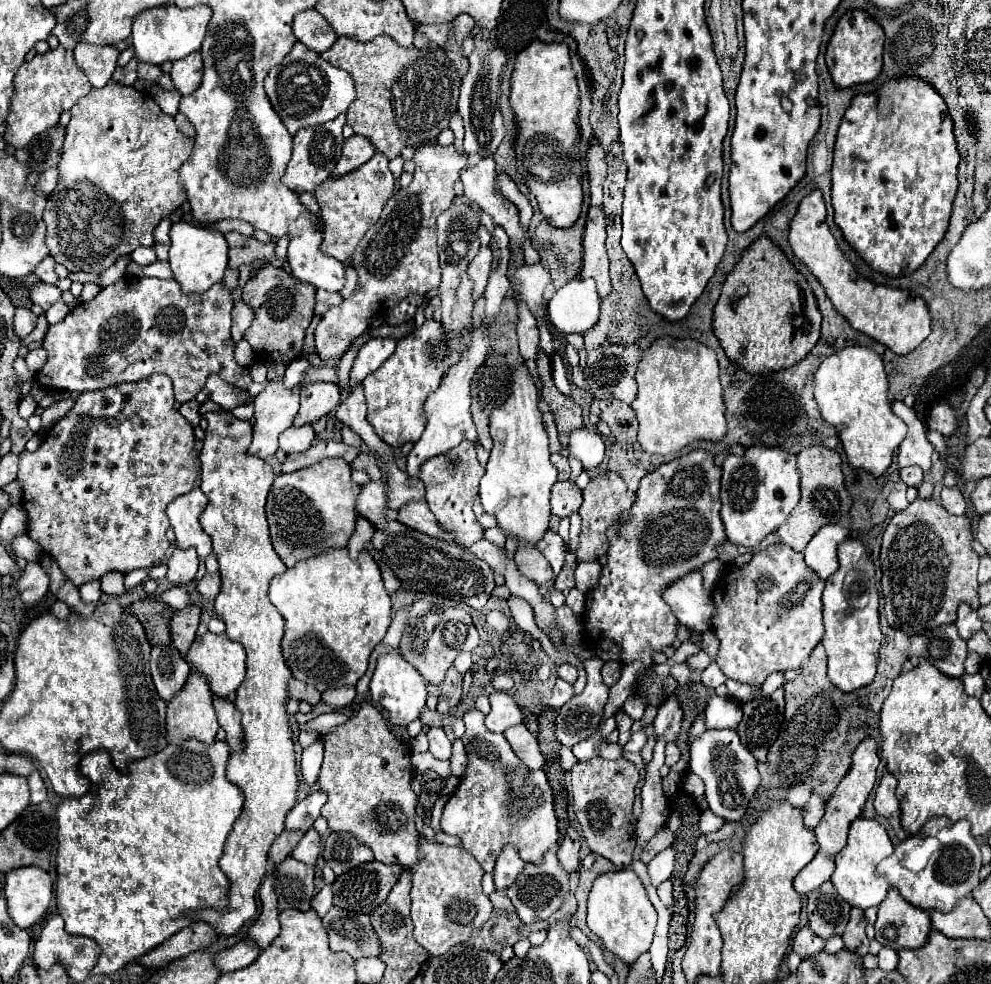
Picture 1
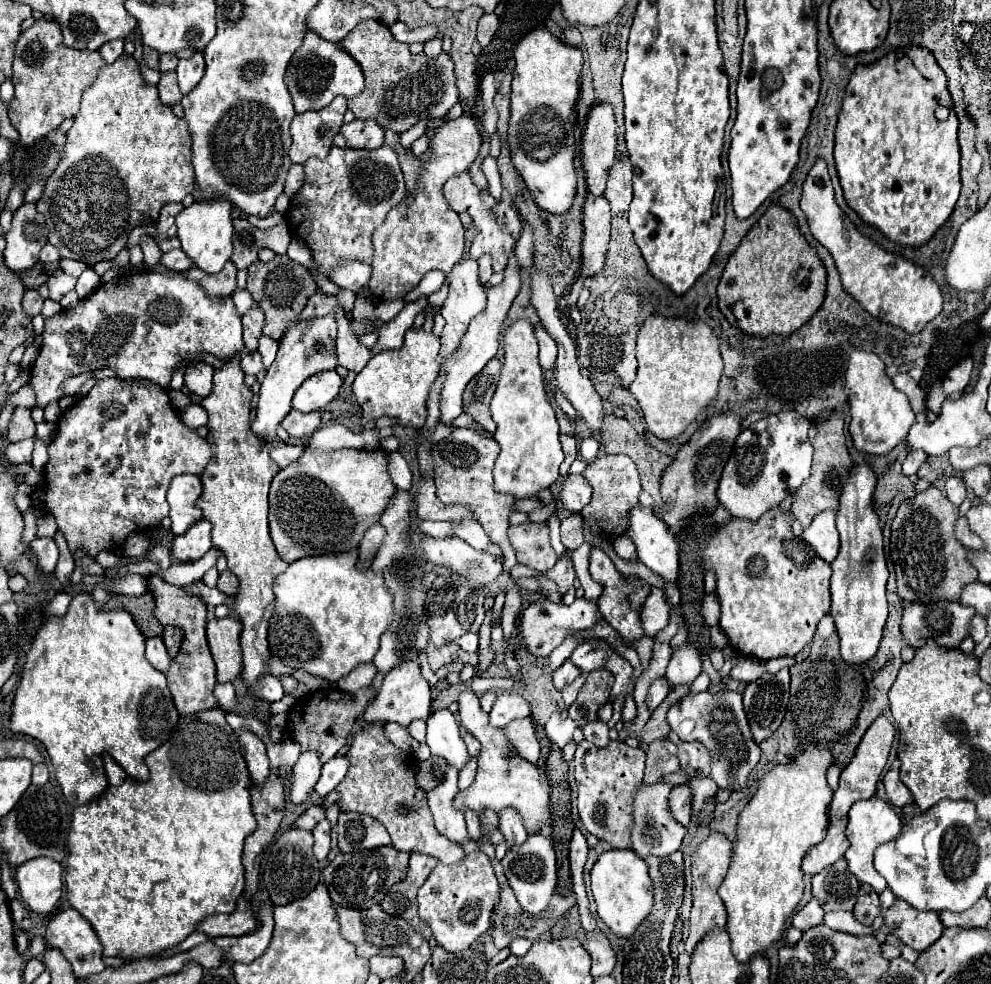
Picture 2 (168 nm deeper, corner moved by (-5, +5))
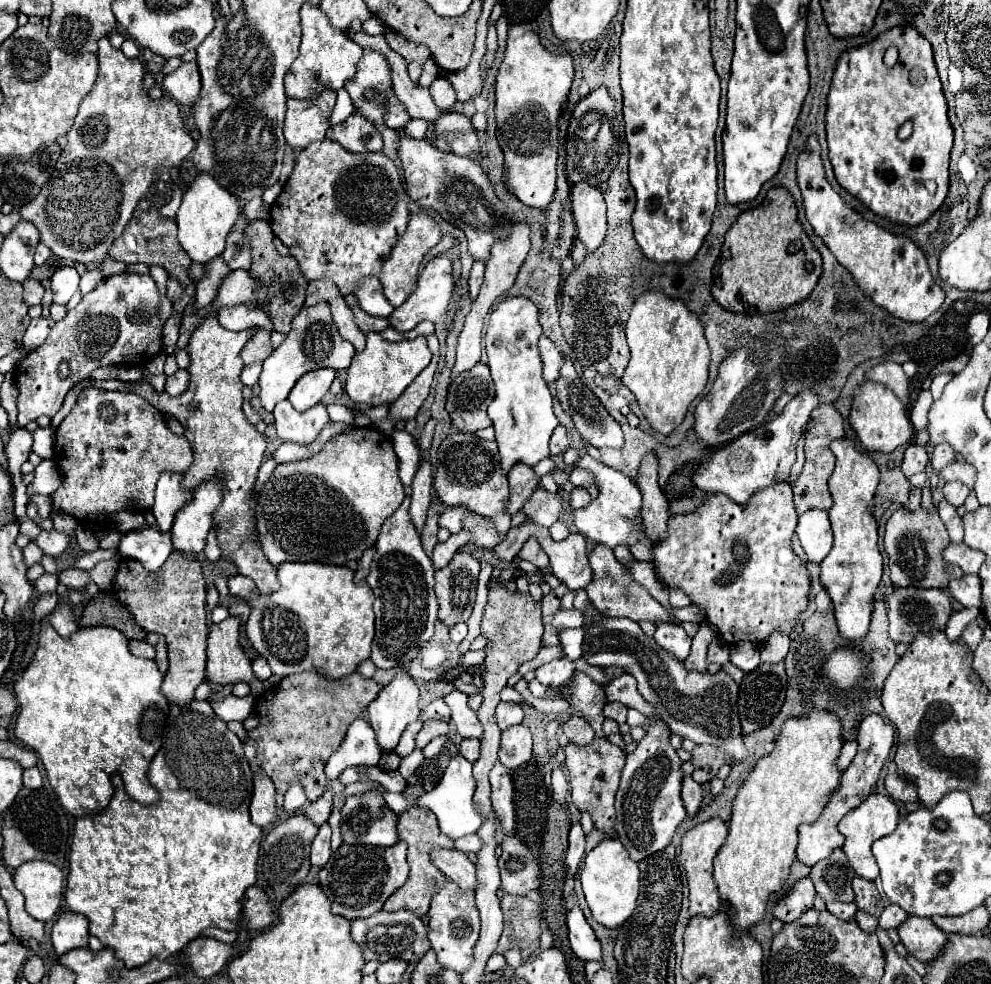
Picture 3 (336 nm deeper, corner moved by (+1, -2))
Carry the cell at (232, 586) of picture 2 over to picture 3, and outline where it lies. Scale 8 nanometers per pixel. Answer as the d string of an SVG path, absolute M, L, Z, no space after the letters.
M235 575L235 577L229 577L229 593L231 595L237 595L237 597L245 597L245 599L251 599L251 597L257 597L259 591L255 587L255 583L243 575Z

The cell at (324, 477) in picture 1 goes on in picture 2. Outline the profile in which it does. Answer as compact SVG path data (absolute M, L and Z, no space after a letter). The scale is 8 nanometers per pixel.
M343 448L333 452L311 452L305 450L299 460L279 470L269 490L269 532L271 540L285 562L295 562L305 556L337 554L359 548L363 534L369 526L379 522L387 504L391 502L397 486L389 478L387 454L377 450L355 450Z

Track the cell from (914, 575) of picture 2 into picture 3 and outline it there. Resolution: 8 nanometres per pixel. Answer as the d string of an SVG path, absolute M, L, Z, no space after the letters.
M923 507L909 511L897 509L887 521L885 551L889 555L891 581L895 587L919 587L919 589L947 589L949 581L963 577L963 571L943 561L943 549L949 545L949 535L943 521L937 517L937 509L927 511Z

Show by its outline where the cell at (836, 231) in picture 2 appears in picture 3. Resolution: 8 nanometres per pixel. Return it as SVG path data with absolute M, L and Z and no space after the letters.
M809 137L807 147L799 155L797 185L803 195L805 217L811 223L815 235L823 239L839 265L849 269L859 289L863 289L863 293L867 293L867 297L873 299L877 307L889 311L889 315L905 323L921 323L943 305L945 293L933 281L923 251L913 245L911 239L891 235L879 225L861 219L861 215L847 207L827 183L817 137Z

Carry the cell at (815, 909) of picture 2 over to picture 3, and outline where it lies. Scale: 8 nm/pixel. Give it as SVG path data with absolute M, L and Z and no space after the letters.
M807 877L801 879L785 897L781 897L779 903L771 909L771 913L775 919L783 923L791 923L799 919L801 913L805 913L807 909L813 909L813 901L815 901L815 887Z

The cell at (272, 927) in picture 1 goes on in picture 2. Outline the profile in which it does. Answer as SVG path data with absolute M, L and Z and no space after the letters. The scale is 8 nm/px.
M265 904L259 910L259 928L243 934L243 936L225 936L225 938L211 938L211 942L223 950L223 958L229 962L243 962L249 964L257 956L265 952L273 934L273 906Z

